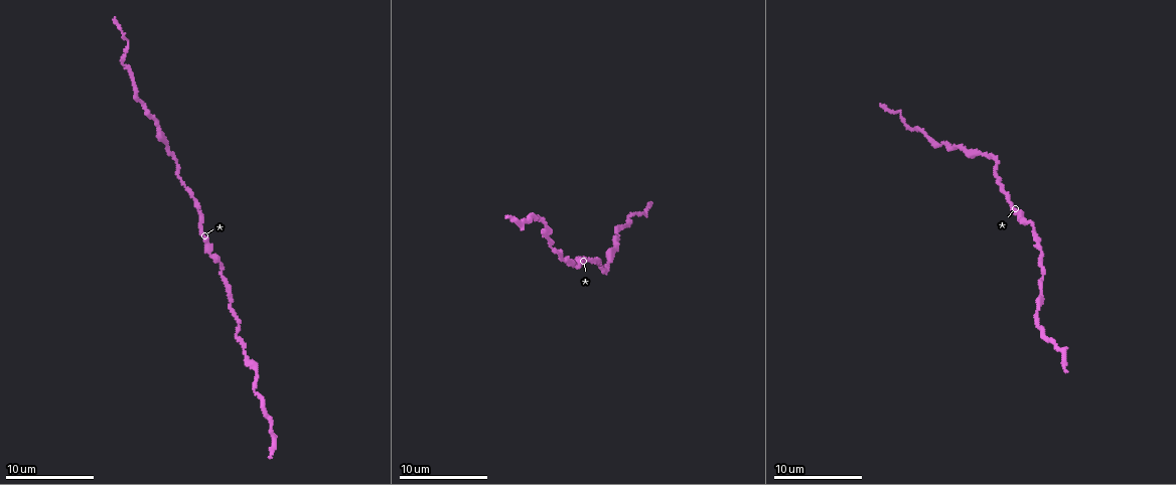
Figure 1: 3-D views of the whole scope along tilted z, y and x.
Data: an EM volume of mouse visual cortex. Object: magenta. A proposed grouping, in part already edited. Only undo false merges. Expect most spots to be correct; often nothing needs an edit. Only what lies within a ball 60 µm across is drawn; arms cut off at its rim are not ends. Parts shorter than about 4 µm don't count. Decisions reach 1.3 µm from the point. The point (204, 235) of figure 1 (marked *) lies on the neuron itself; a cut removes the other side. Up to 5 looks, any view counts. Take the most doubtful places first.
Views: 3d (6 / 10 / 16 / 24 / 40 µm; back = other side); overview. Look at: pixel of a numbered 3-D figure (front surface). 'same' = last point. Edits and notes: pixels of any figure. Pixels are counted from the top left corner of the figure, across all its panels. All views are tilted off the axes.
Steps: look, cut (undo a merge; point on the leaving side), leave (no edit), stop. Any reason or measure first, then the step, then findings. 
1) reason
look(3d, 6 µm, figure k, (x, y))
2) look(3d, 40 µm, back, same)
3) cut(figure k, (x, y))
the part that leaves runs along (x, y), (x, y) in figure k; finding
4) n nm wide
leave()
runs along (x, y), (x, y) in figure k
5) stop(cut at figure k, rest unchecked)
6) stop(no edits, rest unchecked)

calibre changes
look(3d, 6 µm, figure 1, (996, 164))

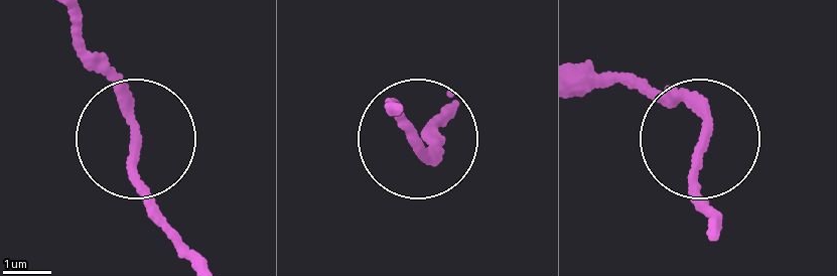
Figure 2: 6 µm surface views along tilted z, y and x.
look(3d, 6 µm, back, figure 2, (132, 136))

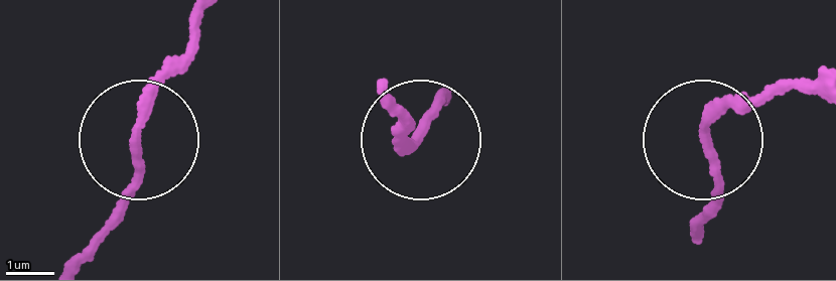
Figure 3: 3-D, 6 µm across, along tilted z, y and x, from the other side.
180 nm wide
leave()
runs along (72, 258), (133, 184), (148, 101), (190, 24) in figure 3; all the same neuron

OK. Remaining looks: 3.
sudden change in width
look(3d, 10 µm, figure 1, (1038, 302))

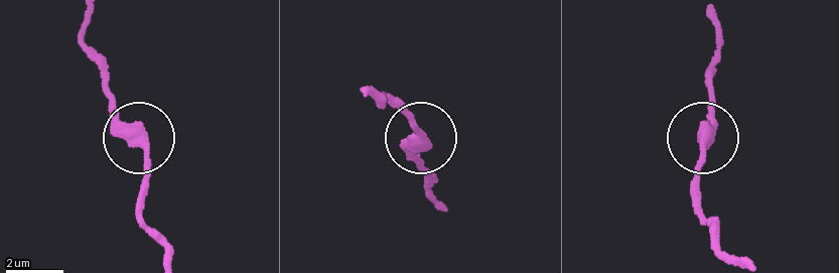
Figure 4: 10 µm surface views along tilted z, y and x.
leave()
runs along (89, 17), (87, 49), (113, 115), (146, 159), (146, 208) in figure 4; one neuron here

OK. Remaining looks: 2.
thick turns thin
look(3d, 10 µm, figure 1, (160, 129))

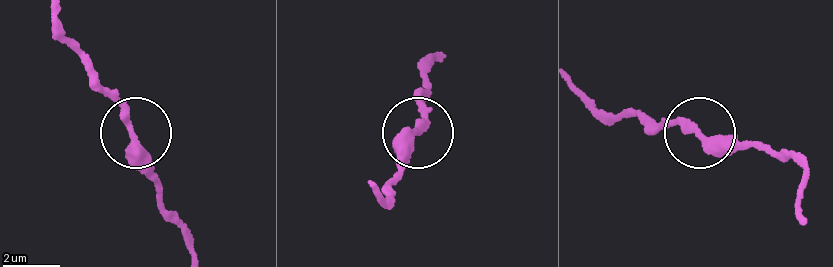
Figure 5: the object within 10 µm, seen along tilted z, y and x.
look(3d, 10 µm, back, figure 5, (128, 131))

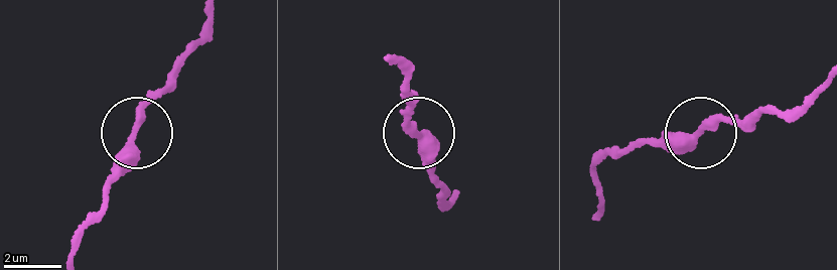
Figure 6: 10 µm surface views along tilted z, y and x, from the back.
leave()
one neuron here

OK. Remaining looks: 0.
stop(no edits, rest unchecked)

